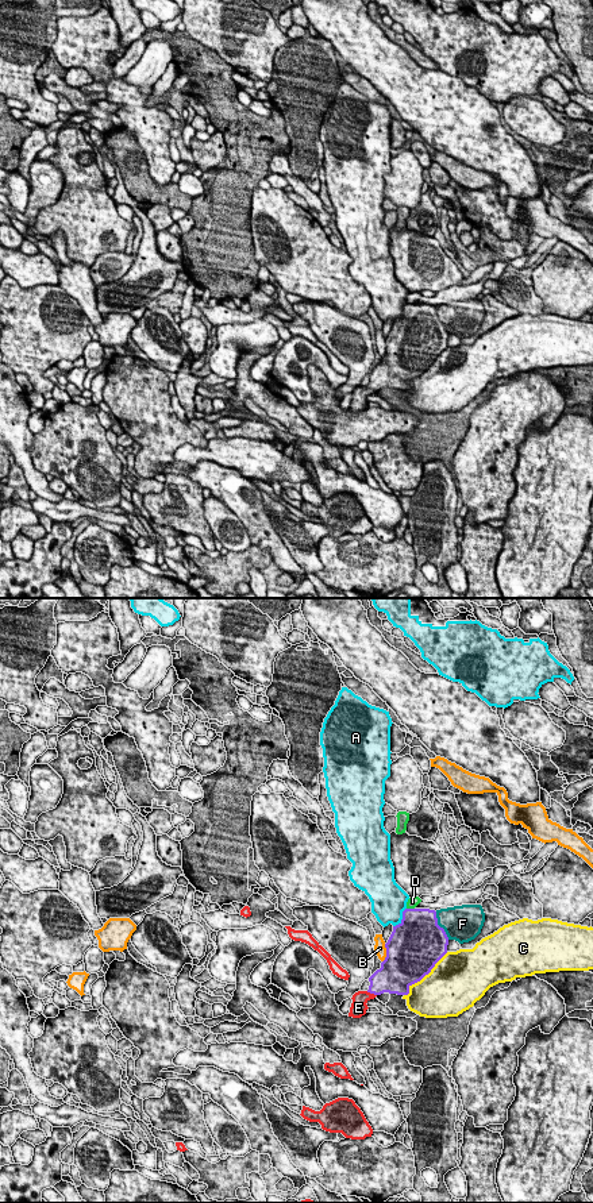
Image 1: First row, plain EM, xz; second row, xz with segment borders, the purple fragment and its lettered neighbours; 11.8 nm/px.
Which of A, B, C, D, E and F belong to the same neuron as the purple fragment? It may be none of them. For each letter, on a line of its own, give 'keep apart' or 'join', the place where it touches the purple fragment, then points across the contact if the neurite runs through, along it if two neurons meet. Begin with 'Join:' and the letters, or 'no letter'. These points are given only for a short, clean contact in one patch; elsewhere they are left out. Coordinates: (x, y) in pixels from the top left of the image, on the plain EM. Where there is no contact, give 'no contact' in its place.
Join: E
A: keep apart | xz (403, 313)
B: keep apart | xz (387, 349)
C: keep apart | xz (424, 370)
D: keep apart | xz (411, 304)
E: join | xz (372, 388) | across xz (387, 374), (372, 388), (358, 403)
F: keep apart | xz (438, 320)

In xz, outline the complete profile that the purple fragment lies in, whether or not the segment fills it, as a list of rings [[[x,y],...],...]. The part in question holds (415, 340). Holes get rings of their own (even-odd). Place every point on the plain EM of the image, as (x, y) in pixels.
[[[405,304],[385,339],[386,352],[370,373],[367,386],[353,390],[349,412],[366,409],[367,397],[384,387],[408,390],[409,382],[431,367],[447,348],[448,332],[438,320],[436,306]]]

